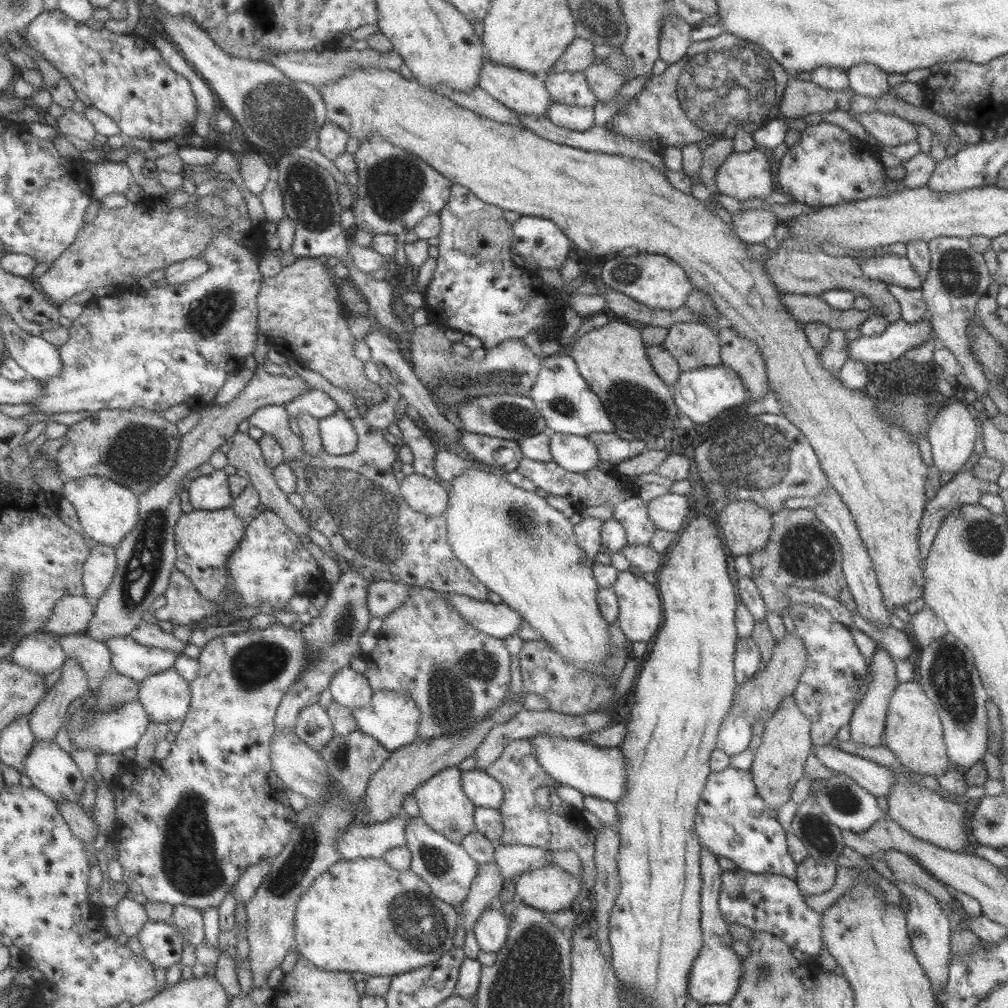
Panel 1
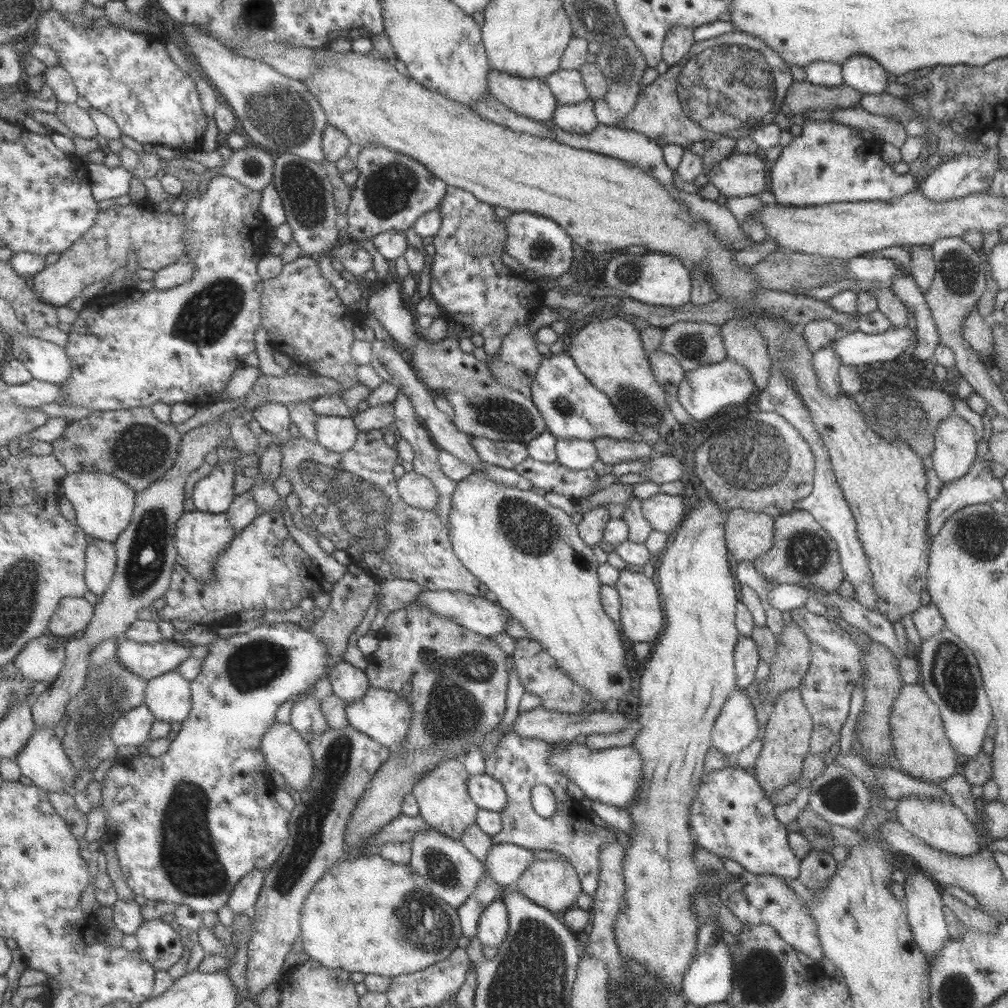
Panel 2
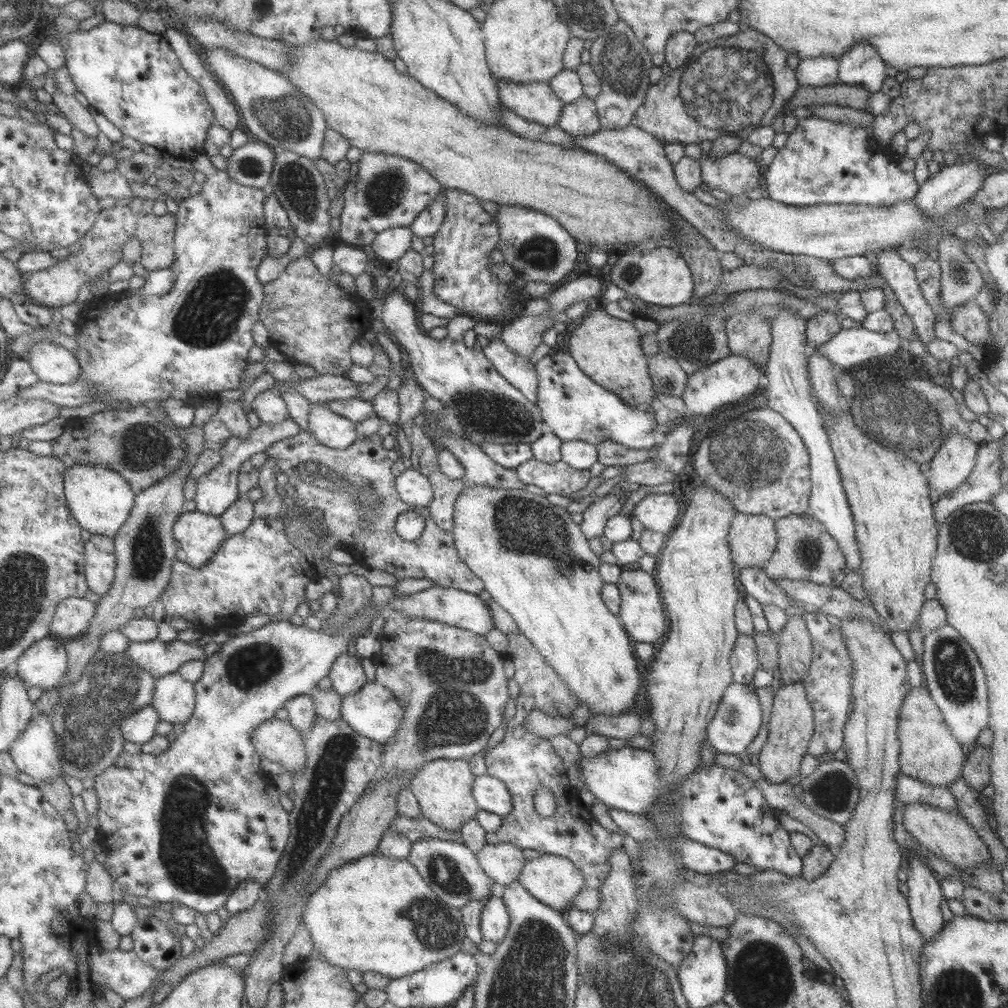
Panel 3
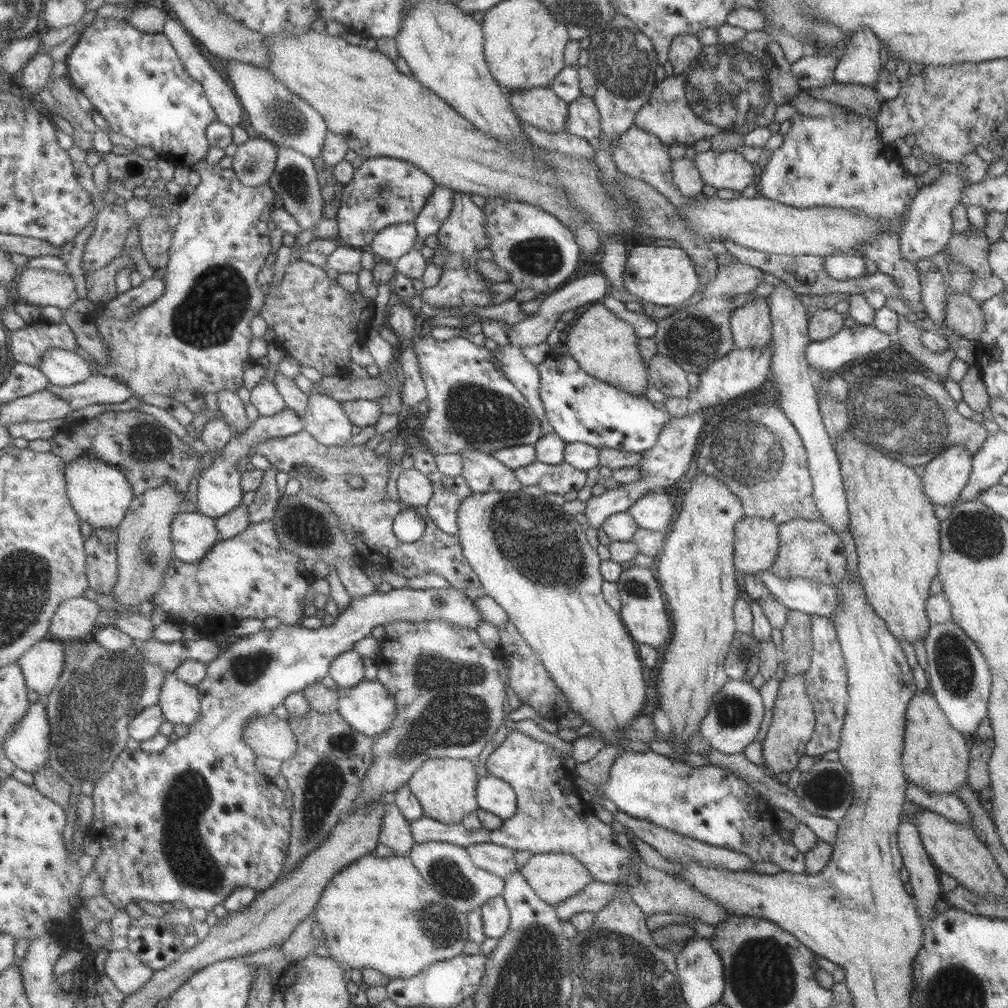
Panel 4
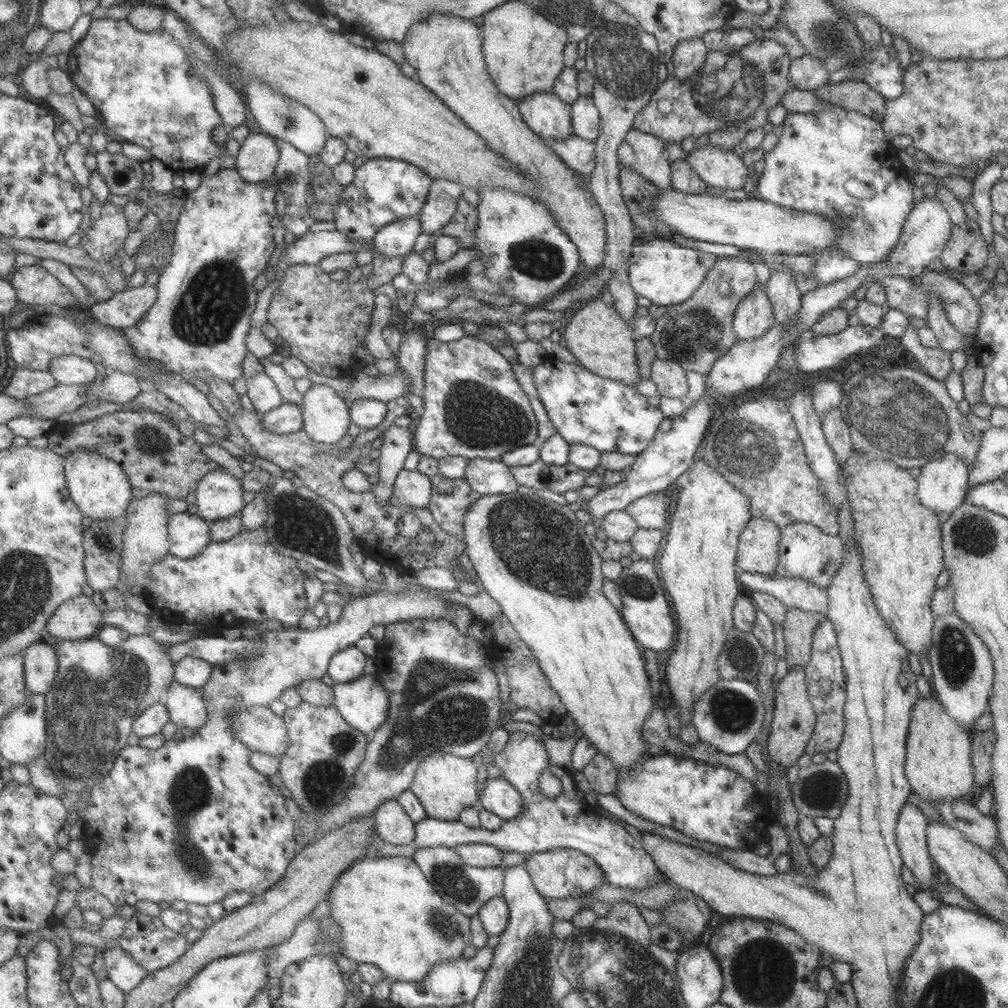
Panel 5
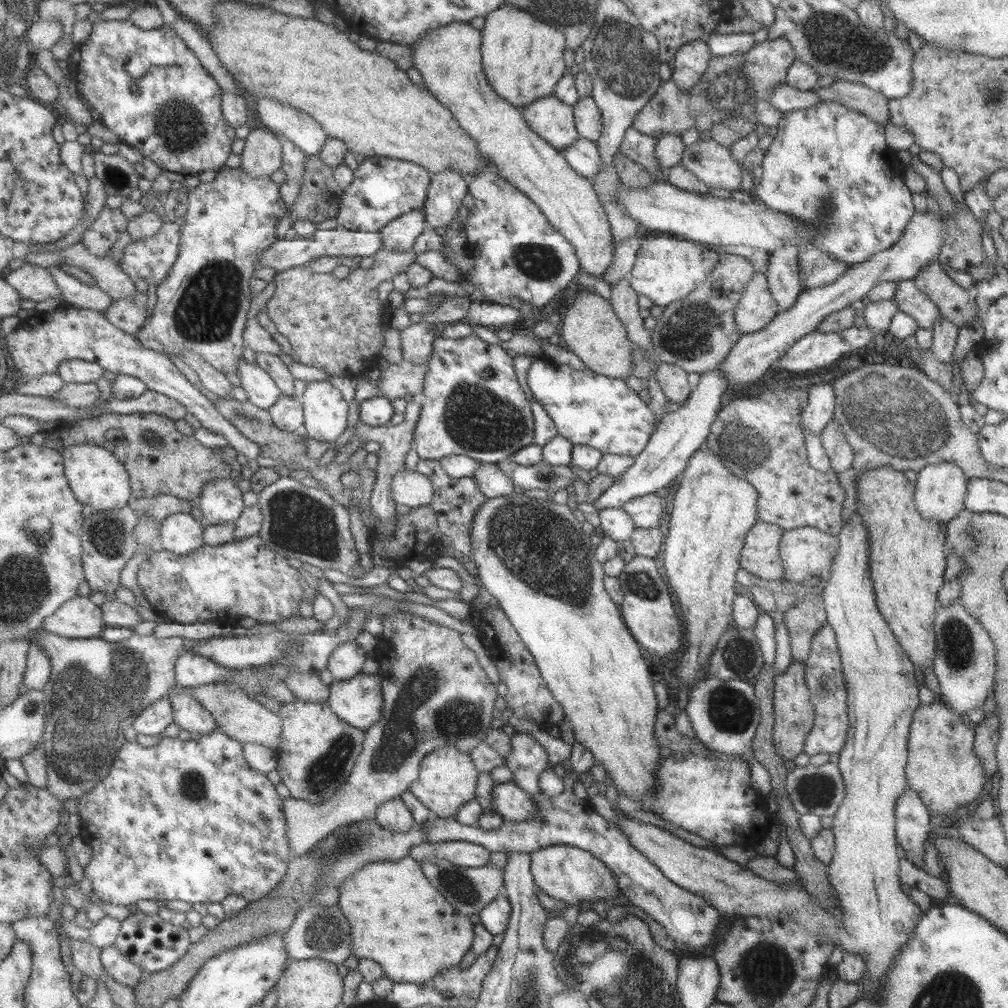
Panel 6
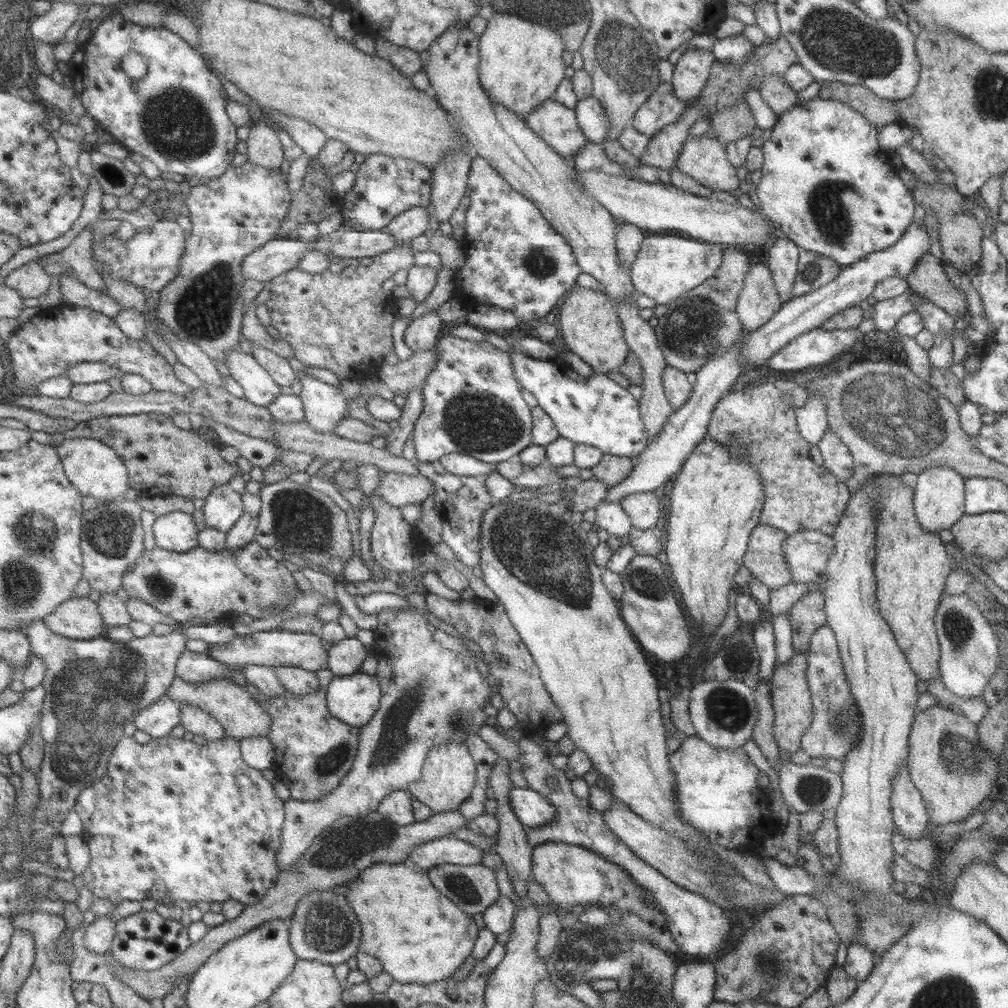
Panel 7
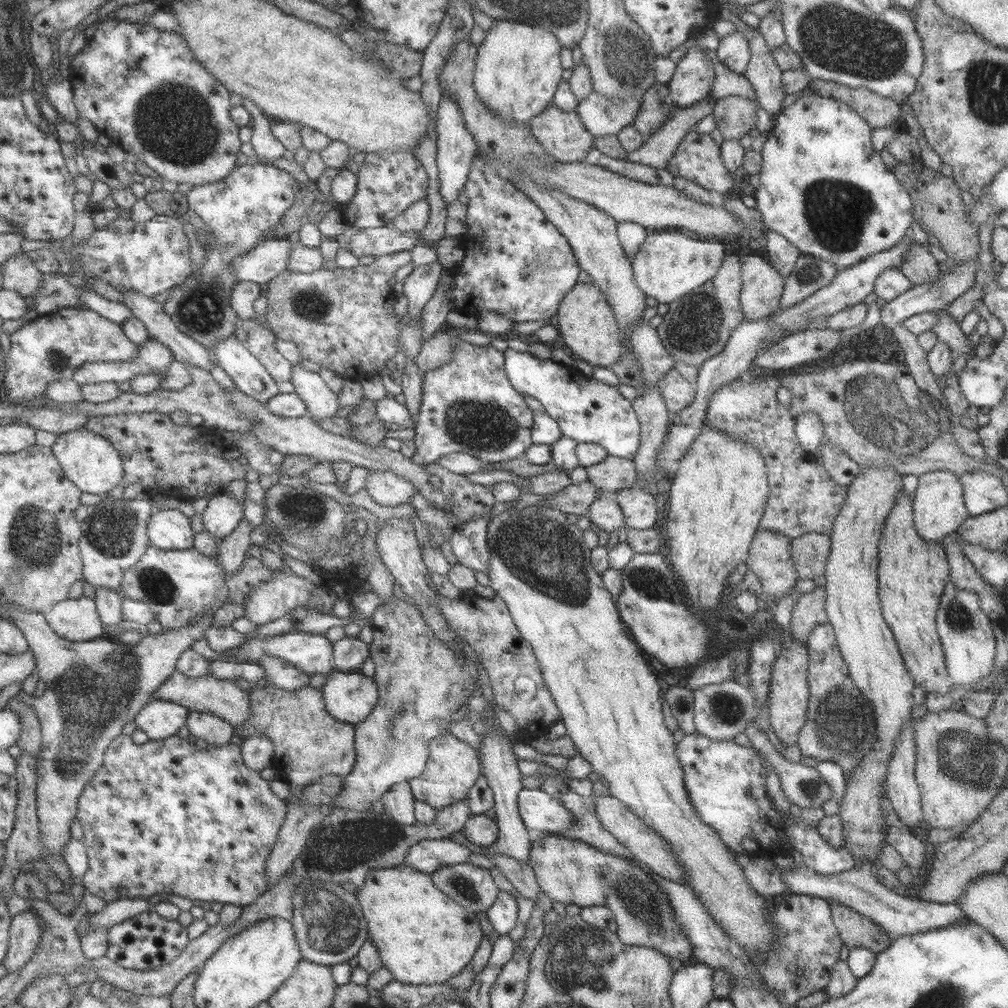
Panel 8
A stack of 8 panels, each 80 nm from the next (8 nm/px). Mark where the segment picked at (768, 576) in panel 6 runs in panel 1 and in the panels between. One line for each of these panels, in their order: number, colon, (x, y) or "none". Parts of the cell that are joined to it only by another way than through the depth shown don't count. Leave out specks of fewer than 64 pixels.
1: (744, 526)
2: (748, 534)
3: (752, 539)
4: (756, 540)
5: (757, 552)

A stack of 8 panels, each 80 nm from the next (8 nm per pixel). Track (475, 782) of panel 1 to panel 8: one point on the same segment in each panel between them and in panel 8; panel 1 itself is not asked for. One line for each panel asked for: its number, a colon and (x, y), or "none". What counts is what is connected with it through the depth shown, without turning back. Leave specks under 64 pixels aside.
2: (486, 793)
3: (491, 795)
4: (494, 795)
5: (497, 796)
6: (512, 804)
7: (531, 809)
8: (540, 813)

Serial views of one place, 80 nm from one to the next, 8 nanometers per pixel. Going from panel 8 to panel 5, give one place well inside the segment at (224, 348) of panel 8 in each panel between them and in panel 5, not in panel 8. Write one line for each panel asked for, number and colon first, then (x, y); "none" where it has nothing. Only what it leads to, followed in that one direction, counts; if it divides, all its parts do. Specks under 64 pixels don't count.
5: (262, 390)
6: (260, 387)
7: (260, 387)

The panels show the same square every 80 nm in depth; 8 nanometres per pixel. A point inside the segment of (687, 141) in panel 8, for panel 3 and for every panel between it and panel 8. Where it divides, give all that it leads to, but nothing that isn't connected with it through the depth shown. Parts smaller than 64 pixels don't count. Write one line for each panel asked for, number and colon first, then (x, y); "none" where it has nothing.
3: (735, 174)
4: (728, 170)
5: (716, 167)
6: (711, 163)
7: (703, 157)

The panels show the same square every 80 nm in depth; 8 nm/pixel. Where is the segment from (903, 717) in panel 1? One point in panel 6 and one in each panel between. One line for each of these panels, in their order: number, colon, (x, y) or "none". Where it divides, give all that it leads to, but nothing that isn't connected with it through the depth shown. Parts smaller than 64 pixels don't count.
2: (918, 740)
3: (928, 751)
4: (935, 757)
5: (937, 766)
6: (941, 768)

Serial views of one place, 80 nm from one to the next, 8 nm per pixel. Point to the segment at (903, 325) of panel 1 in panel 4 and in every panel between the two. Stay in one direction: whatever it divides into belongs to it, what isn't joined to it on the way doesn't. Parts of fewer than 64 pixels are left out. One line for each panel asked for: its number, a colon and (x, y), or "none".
2: (856, 348)
3: (855, 345)
4: (854, 343)

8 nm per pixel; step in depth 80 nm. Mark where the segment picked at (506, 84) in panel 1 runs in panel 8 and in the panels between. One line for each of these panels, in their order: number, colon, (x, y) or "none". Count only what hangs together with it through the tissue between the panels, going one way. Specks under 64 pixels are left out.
2: (530, 97)
3: (535, 102)
4: (537, 106)
5: (544, 113)
6: (553, 121)
7: (557, 126)
8: (561, 134)

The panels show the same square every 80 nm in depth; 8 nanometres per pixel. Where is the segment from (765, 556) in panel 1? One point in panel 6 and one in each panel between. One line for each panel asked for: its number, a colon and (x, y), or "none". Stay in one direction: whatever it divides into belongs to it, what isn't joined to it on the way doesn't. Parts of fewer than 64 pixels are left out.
2: (802, 553)
3: (804, 550)
4: (809, 549)
5: (804, 552)
6: (806, 553)

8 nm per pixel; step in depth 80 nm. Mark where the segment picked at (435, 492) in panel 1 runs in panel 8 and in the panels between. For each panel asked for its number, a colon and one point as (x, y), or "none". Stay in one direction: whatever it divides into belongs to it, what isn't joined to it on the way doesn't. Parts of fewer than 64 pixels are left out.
2: (419, 491)
3: (414, 487)
4: (415, 488)
5: (414, 488)
6: (413, 489)
7: (398, 489)
8: (387, 488)

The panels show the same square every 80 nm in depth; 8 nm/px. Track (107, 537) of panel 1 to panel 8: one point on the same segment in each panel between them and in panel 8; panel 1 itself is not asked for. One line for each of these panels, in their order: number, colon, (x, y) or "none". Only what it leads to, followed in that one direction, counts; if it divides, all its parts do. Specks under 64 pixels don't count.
2: (104, 505)
3: (101, 499)
4: (101, 494)
5: (99, 485)
6: (98, 478)
7: (96, 469)
8: (93, 463)

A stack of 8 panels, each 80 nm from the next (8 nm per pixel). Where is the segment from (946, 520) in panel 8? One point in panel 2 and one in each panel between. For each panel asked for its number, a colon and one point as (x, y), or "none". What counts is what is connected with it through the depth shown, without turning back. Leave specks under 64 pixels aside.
2: (954, 443)
3: (953, 460)
4: (944, 476)
5: (942, 483)
6: (939, 489)
7: (938, 497)

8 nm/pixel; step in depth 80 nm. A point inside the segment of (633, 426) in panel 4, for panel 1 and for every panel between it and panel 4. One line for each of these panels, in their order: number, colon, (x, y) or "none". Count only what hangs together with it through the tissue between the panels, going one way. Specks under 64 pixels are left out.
1: (561, 395)
2: (571, 407)
3: (573, 407)

